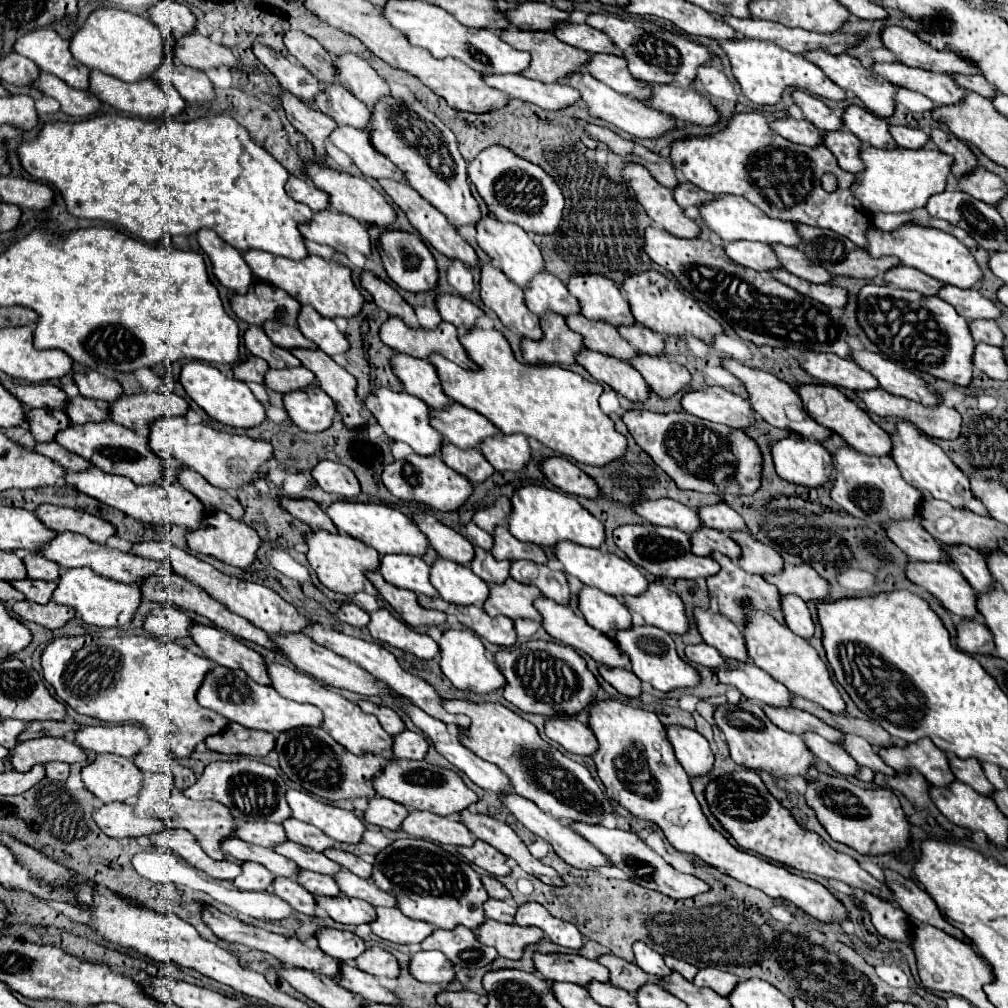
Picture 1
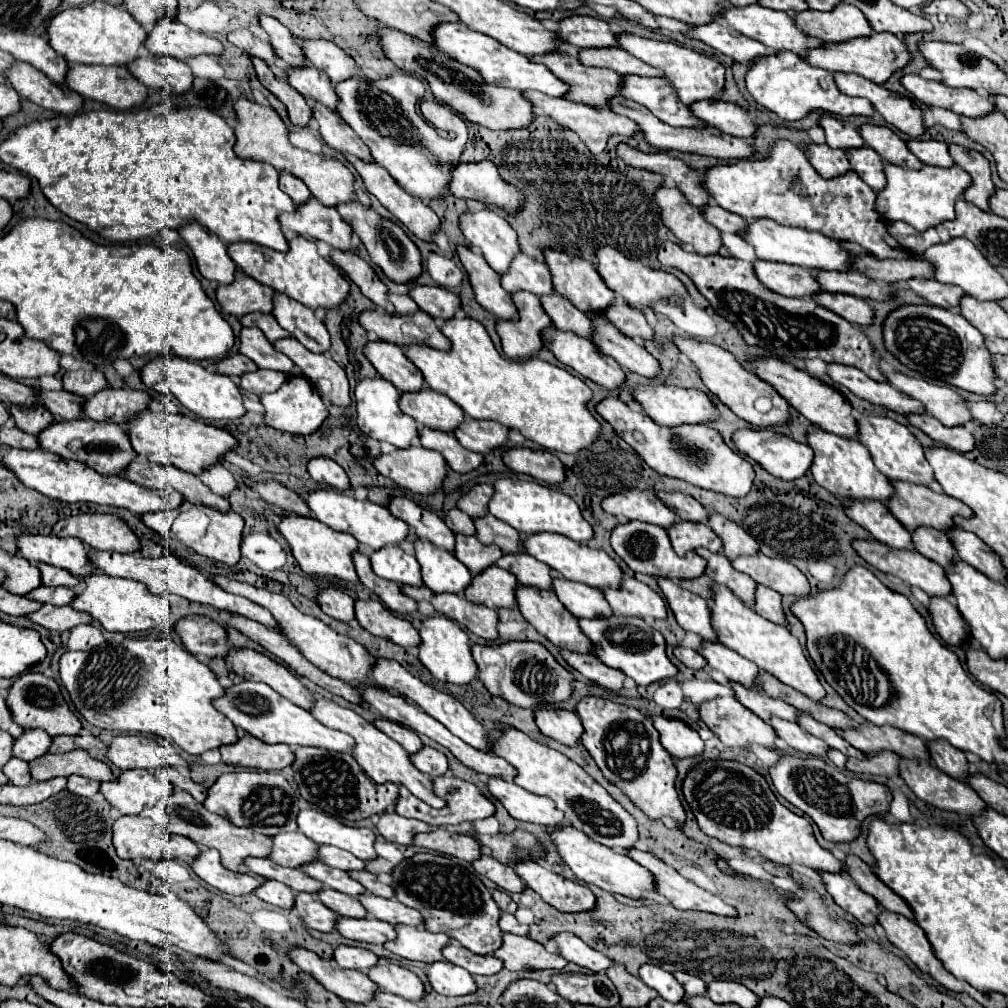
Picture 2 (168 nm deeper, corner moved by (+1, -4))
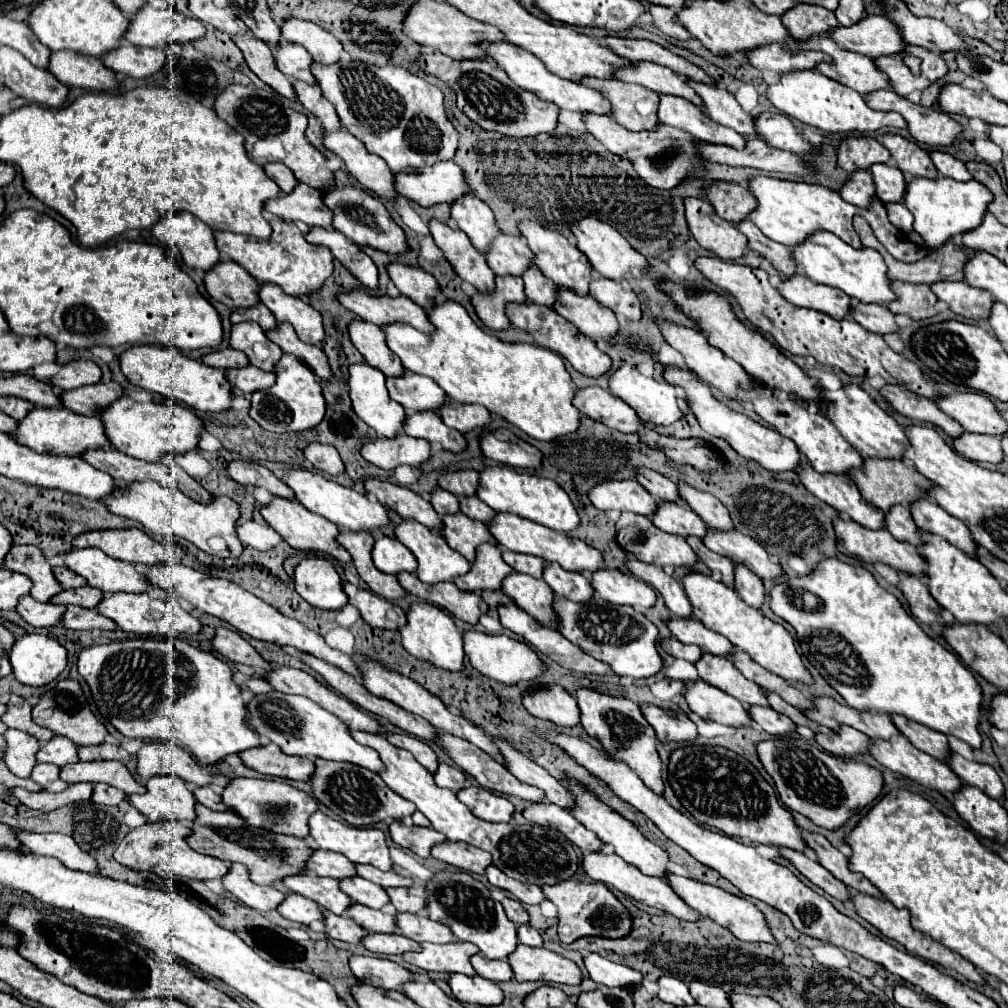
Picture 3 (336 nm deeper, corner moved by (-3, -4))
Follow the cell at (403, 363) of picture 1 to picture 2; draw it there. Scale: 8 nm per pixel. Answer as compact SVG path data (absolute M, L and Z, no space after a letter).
M374 340L364 348L364 354L378 374L392 382L400 392L418 392L426 386L422 372L404 356L400 346Z

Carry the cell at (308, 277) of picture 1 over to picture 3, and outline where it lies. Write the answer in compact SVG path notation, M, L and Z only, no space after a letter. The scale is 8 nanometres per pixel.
M272 220L270 226L272 226L272 236L268 240L240 236L234 232L214 232L214 240L224 256L232 258L236 264L246 268L258 282L274 282L290 296L300 296L300 294L308 296L316 292L334 270L332 264L334 258L330 250L326 246L316 246L306 242L302 232L292 222Z

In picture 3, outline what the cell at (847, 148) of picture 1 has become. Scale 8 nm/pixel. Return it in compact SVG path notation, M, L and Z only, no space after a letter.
M874 164L870 172L876 184L876 194L884 204L902 202L904 192L906 192L906 180L904 180L904 174L896 166Z

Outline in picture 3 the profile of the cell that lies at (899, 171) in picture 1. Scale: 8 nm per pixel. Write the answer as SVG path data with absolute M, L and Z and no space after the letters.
M916 178L914 182L908 184L904 196L904 206L914 214L914 230L932 250L946 244L952 236L970 232L976 226L980 226L990 202L992 202L992 192L984 184L976 180L956 182L952 178L938 178L938 180Z

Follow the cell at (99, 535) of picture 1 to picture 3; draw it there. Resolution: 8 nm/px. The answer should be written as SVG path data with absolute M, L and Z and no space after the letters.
M94 530L78 536L74 548L98 548L104 554L132 564L168 564L170 552L142 530Z

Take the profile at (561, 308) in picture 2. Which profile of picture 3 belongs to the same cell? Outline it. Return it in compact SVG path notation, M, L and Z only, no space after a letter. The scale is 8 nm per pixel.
M536 266L528 268L528 272L524 272L522 280L524 280L524 292L526 292L528 300L542 304L542 306L550 306L550 308L554 306L556 284L552 280L548 280L546 276L542 276L542 272Z

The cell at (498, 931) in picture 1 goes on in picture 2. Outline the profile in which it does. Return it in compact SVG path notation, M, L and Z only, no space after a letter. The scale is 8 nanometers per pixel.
M504 932L502 940L504 944L494 952L494 956L500 958L508 970L562 970L568 964L560 954L550 954L540 942L532 940L530 936Z

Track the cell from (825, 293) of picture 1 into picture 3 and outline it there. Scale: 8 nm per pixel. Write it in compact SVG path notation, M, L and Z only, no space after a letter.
M858 302L852 308L850 318L856 320L860 326L864 326L868 332L874 332L880 336L898 332L898 324L894 320L894 314L886 306L880 306L880 304L860 304Z

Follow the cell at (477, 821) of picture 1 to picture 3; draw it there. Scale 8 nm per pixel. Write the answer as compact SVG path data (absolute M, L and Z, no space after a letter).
M560 882L554 888L542 888L546 898L558 908L558 936L564 944L572 944L584 936L600 936L600 938L624 938L632 932L632 914L630 910L602 884L602 882Z

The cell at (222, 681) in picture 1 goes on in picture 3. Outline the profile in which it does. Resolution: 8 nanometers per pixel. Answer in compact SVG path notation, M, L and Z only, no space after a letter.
M280 692L260 694L248 704L248 712L250 712L250 726L256 726L254 730L262 738L268 738L270 742L278 744L280 750L288 756L302 756L310 760L324 758L324 760L334 760L334 762L350 762L350 764L368 768L376 774L384 770L380 756L372 748L358 744L350 736L348 726L338 716L332 716L332 712L320 708L316 702L304 696L290 696L290 694L280 694Z

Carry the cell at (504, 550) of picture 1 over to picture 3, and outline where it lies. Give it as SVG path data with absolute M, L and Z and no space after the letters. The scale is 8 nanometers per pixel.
M460 496L458 500L460 500L460 512L462 514L466 514L466 516L470 516L474 520L480 520L484 524L488 524L492 520L494 510L488 504L480 502L476 496Z

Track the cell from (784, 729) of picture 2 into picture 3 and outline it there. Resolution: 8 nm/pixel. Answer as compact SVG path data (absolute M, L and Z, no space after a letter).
M750 706L748 714L752 716L752 720L756 724L760 724L760 728L772 736L786 736L790 732L794 732L794 722L788 720L788 716L778 714L776 710L768 708L768 706Z

